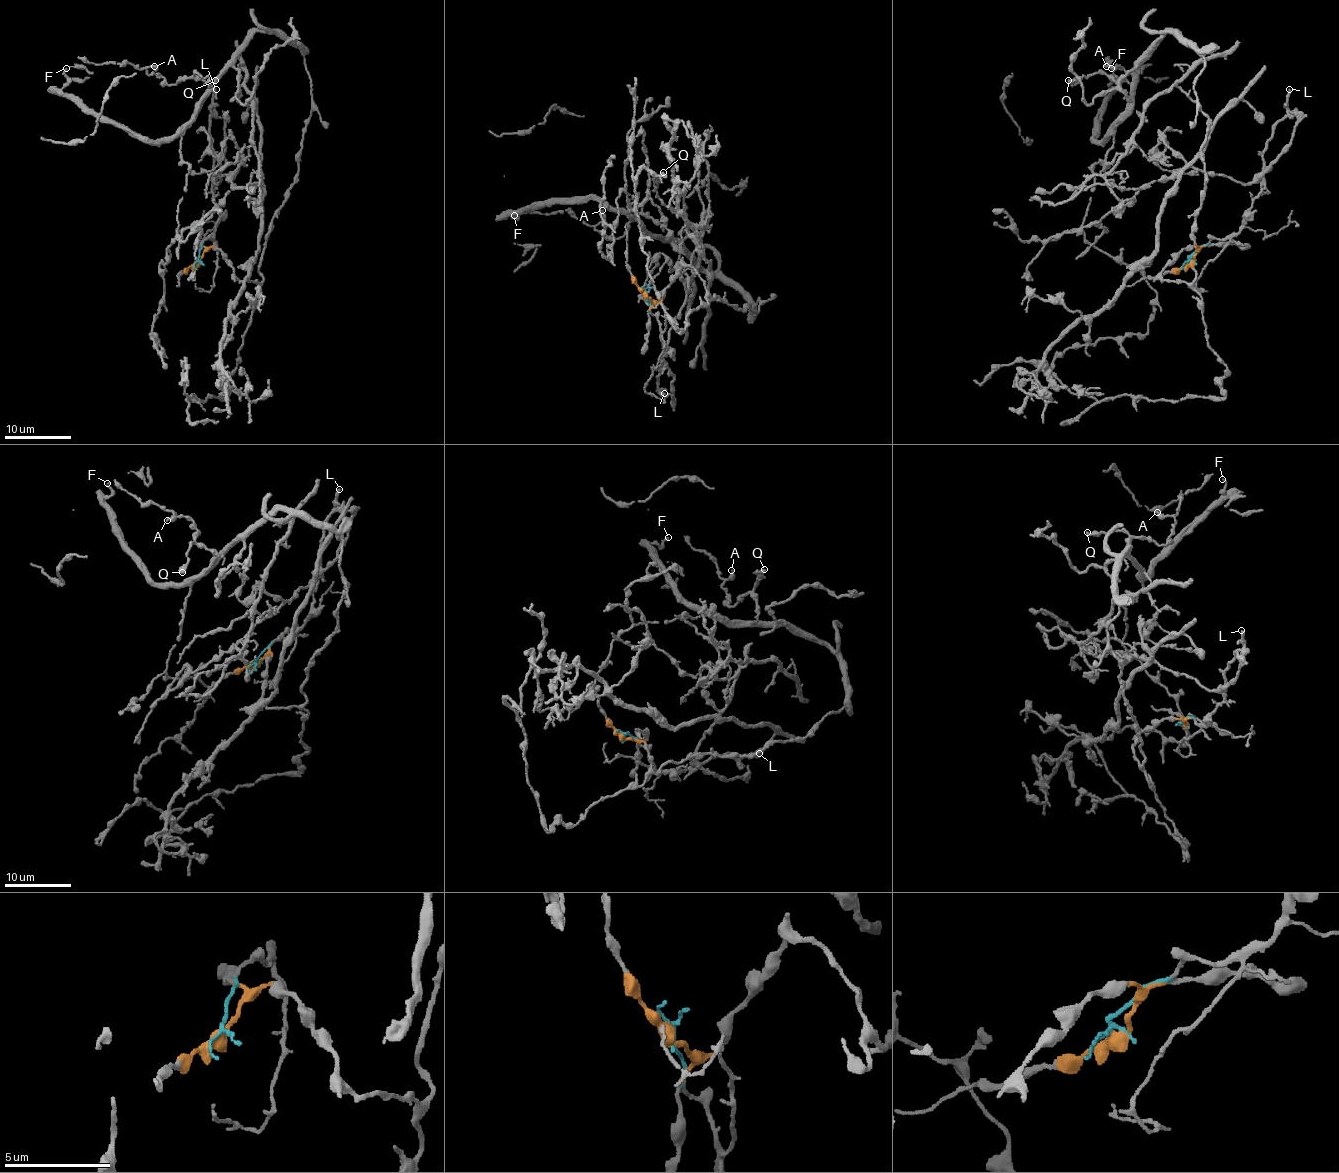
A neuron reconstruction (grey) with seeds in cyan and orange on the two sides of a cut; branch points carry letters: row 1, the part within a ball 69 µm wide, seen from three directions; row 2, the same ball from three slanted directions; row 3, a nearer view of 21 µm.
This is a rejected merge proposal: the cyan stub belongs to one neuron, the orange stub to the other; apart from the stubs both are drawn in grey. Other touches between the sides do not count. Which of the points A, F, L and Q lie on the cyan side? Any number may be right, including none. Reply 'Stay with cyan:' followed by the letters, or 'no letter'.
Stay with cyan: L

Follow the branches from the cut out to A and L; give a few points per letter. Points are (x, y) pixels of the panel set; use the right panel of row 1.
A: (1191, 261), (1186, 246), (1161, 278), (1196, 271), (1204, 58), (1166, 32), (1131, 90), (1106, 67)
L: (1191, 260), (1191, 255), (1213, 238), (1231, 238), (1264, 188), (1262, 150), (1272, 128), (1287, 113), (1289, 88)

